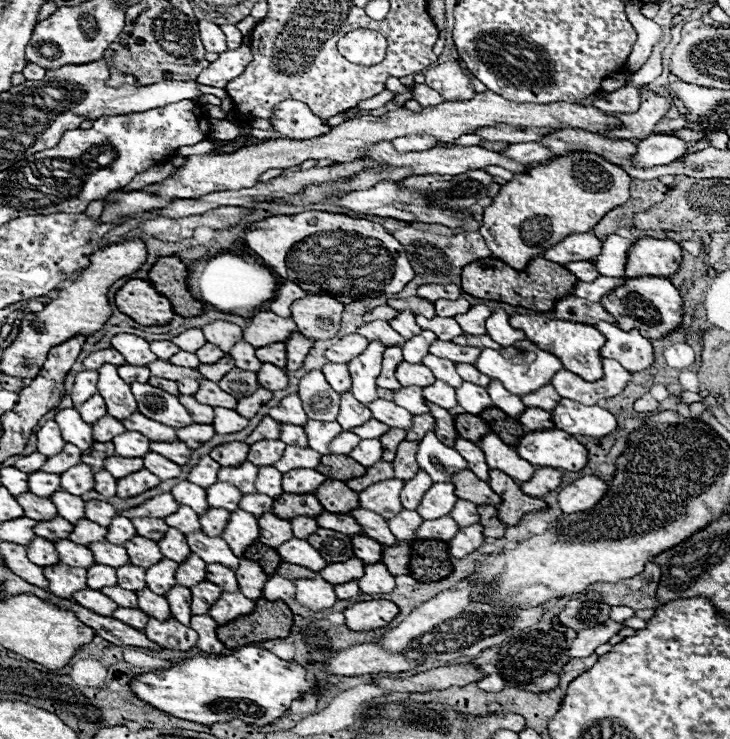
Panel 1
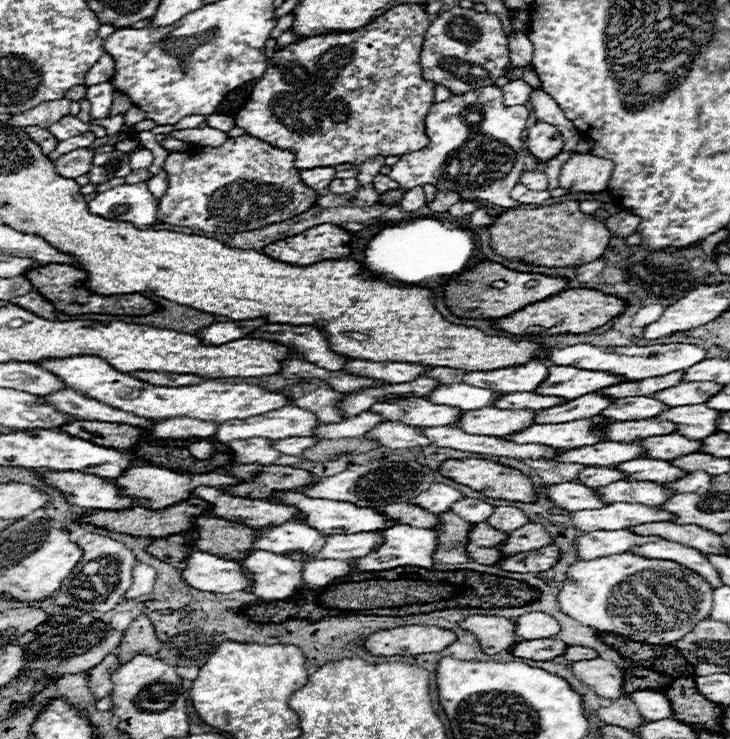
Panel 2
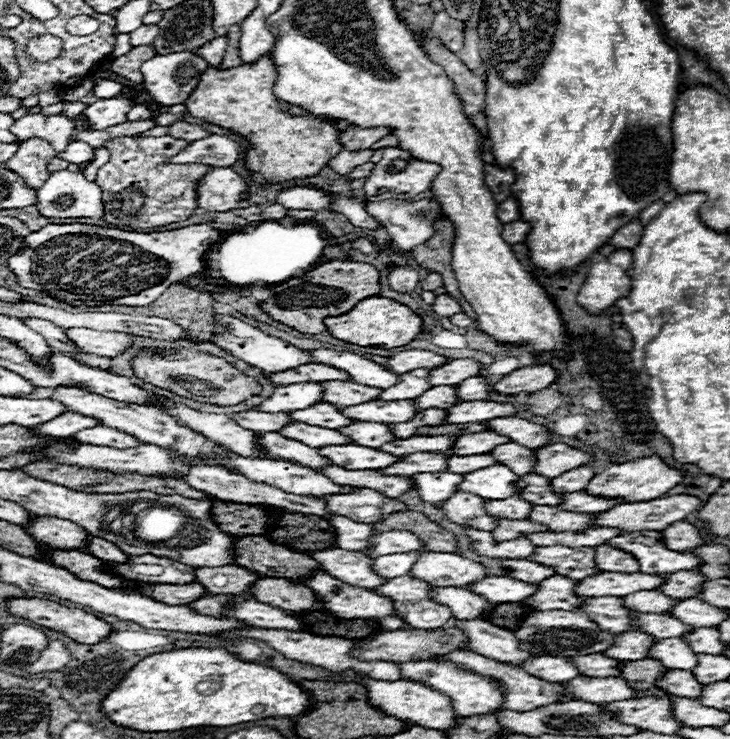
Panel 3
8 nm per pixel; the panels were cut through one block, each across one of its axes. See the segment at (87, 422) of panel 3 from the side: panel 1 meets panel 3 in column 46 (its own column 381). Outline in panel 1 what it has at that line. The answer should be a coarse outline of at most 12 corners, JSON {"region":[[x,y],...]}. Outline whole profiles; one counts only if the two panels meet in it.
{"region":[[374,418],[364,426],[352,430],[362,440],[380,438],[388,432],[388,426]]}

